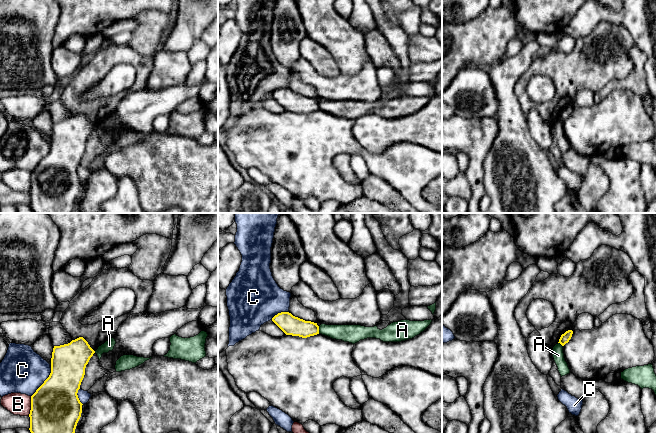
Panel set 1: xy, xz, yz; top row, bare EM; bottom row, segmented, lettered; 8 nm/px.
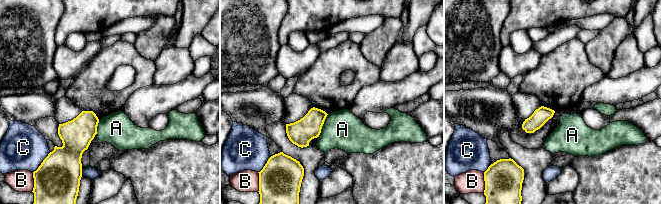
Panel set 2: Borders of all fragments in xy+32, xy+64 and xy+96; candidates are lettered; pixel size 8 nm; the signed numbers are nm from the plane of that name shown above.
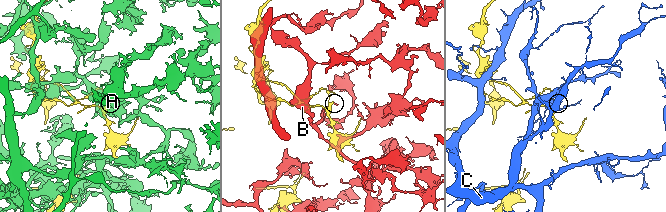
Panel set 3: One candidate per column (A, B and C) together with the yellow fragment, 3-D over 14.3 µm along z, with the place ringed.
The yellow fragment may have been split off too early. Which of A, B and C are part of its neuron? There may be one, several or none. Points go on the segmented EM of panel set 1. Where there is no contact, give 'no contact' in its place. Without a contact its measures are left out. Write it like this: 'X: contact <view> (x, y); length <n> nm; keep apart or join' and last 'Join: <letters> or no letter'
A: contact xz (318, 330); length 60 nm; keep apart
B: contact xy (31, 406); length 160 nm; keep apart
C: contact xy (44, 382); length 280 nm; keep apart
Join: no letter

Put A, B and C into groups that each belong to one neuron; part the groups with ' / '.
A / B / C

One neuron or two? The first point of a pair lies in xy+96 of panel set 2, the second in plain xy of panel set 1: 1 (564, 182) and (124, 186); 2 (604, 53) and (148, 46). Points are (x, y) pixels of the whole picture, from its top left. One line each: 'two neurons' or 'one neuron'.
1: two neurons
2: one neuron

